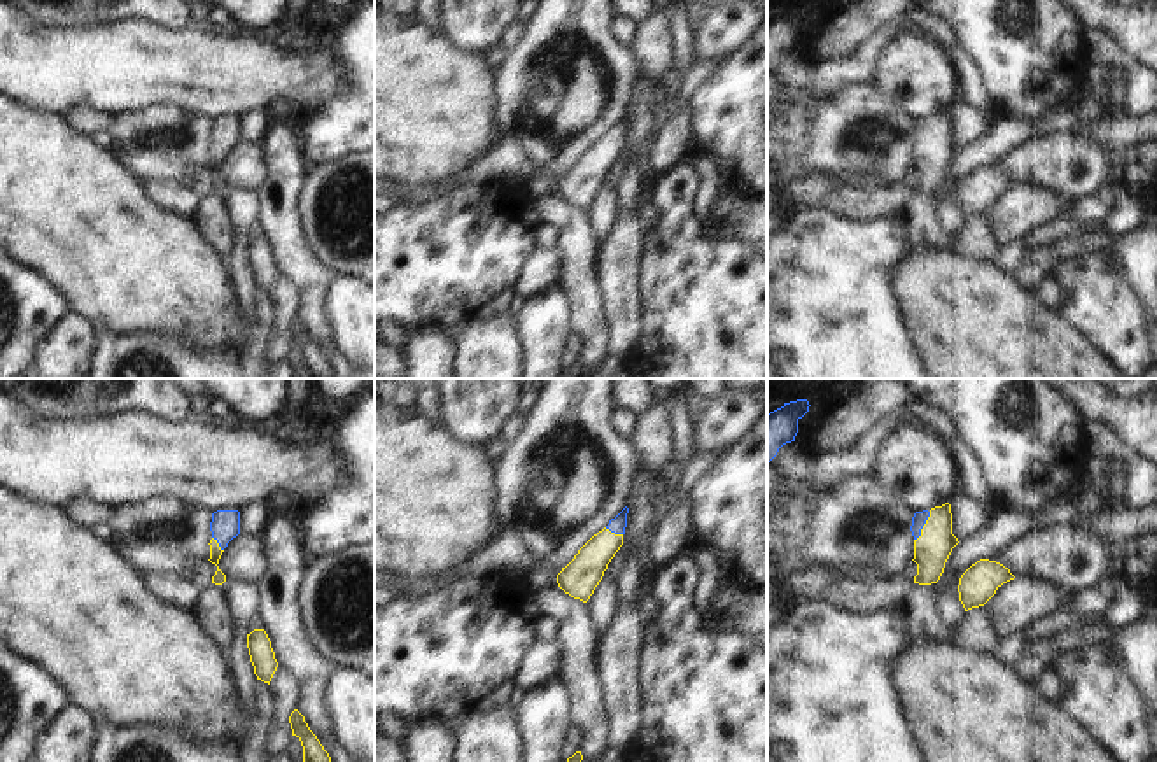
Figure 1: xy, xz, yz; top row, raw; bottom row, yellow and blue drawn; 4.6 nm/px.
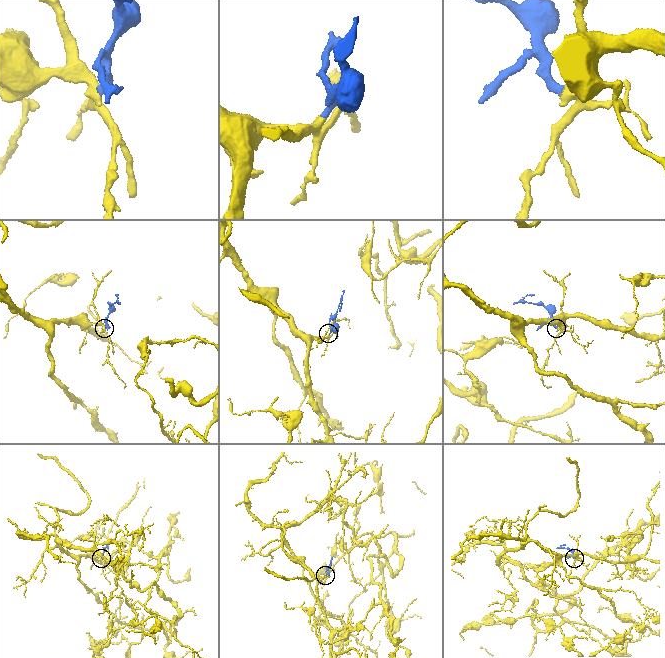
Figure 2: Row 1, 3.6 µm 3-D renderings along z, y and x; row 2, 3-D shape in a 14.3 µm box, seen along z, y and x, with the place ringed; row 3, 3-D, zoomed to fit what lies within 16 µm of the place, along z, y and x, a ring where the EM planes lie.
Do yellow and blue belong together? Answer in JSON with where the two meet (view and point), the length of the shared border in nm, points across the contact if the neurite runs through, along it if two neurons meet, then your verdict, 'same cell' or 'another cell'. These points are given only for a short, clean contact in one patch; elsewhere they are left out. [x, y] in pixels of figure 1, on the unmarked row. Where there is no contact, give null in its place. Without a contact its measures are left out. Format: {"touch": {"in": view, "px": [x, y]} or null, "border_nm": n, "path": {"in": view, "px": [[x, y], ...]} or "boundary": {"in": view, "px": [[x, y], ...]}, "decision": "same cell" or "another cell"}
{"touch": {"in": "yz", "px": [923, 134]}, "border_nm": 150, "path": {"in": "yz", "px": [[932, 156], [932, 142], [923, 134], [920, 126]]}, "decision": "same cell"}

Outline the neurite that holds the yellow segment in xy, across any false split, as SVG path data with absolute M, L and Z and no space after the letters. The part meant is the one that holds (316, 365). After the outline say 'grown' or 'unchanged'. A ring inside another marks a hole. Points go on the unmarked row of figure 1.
M294 317L289 324L292 343L301 349L303 370L308 378L333 378L333 370L329 361L324 357L317 343L310 338L305 324Z; unchanged

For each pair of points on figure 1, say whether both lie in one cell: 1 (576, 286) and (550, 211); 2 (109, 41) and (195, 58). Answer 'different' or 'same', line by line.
1: same
2: same

